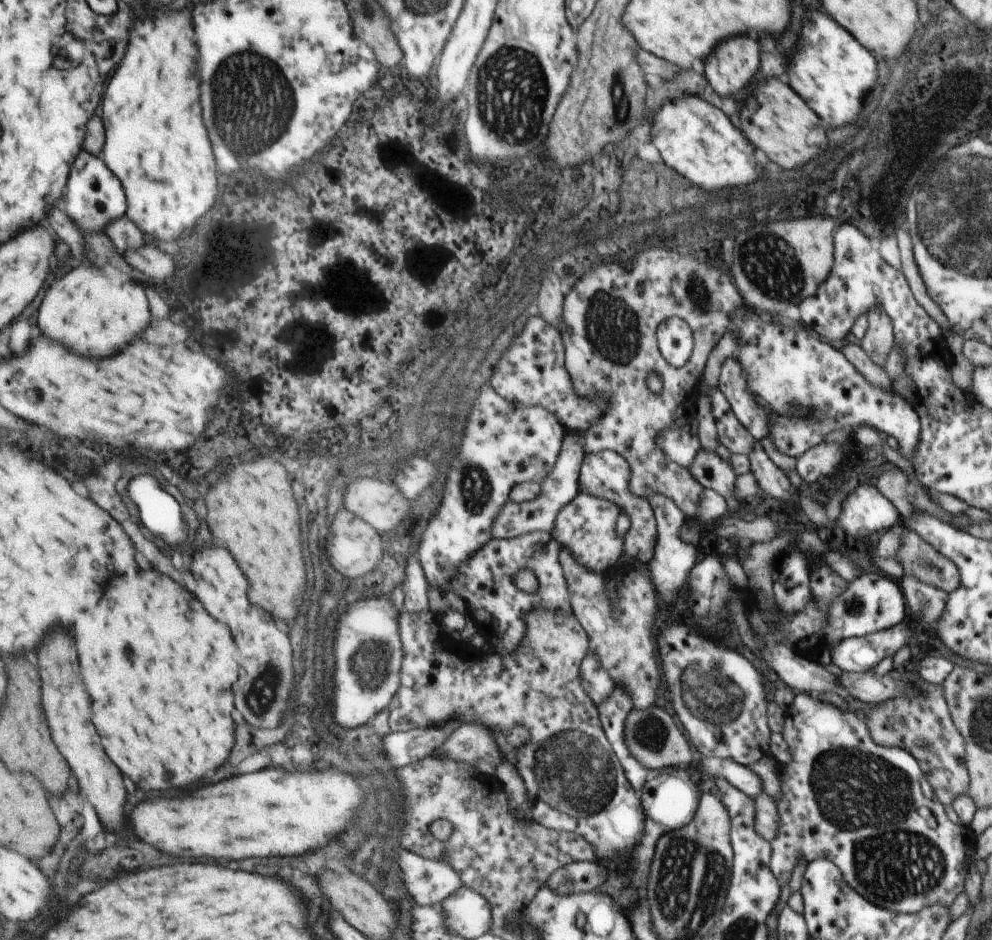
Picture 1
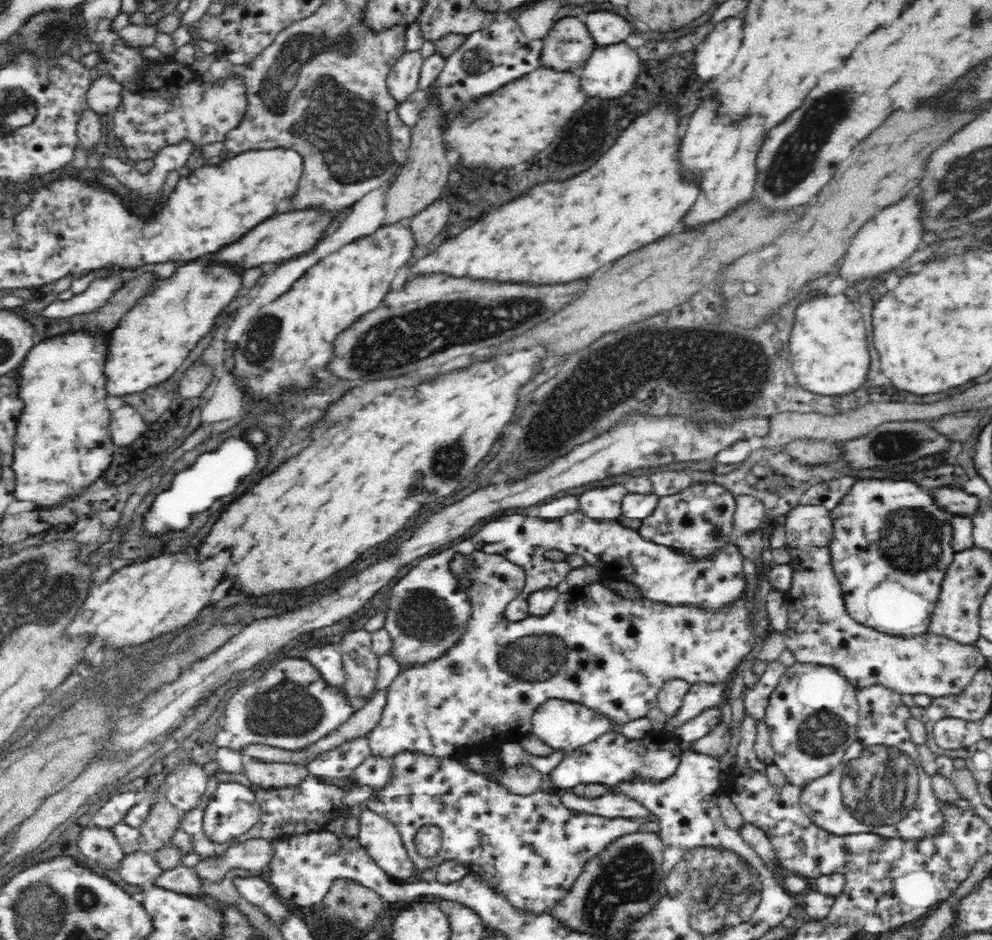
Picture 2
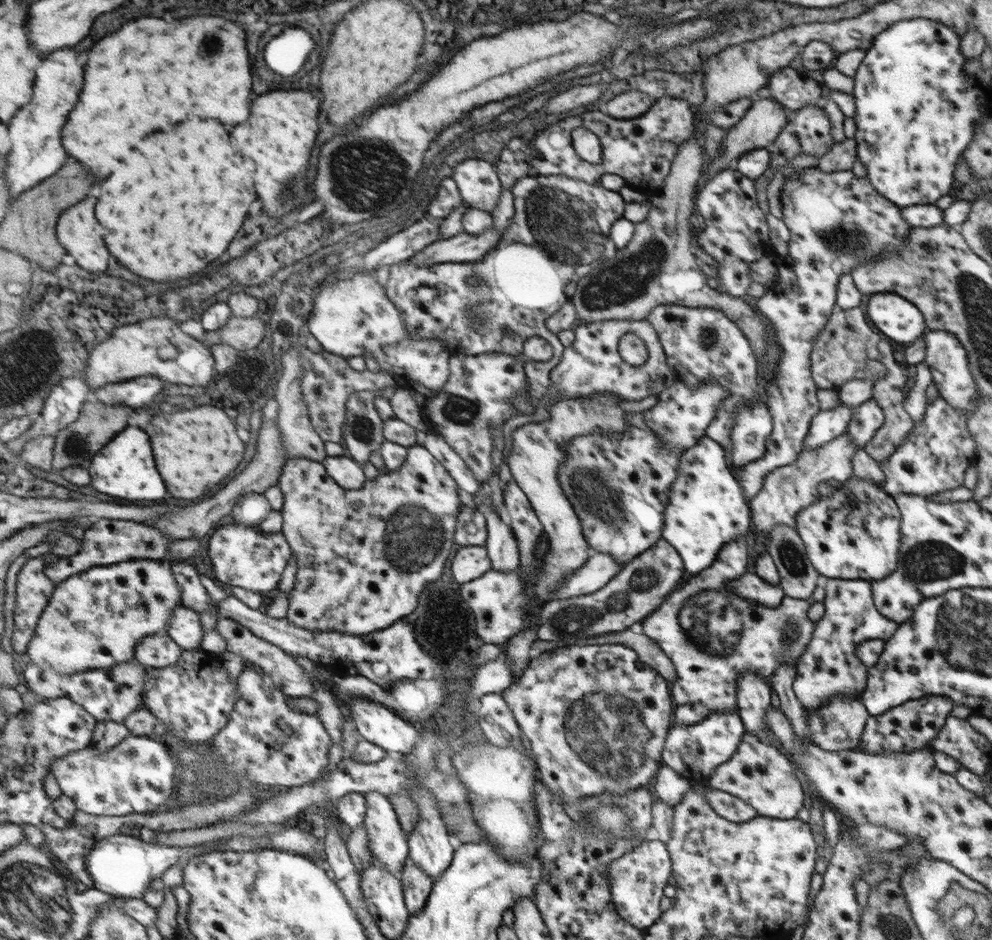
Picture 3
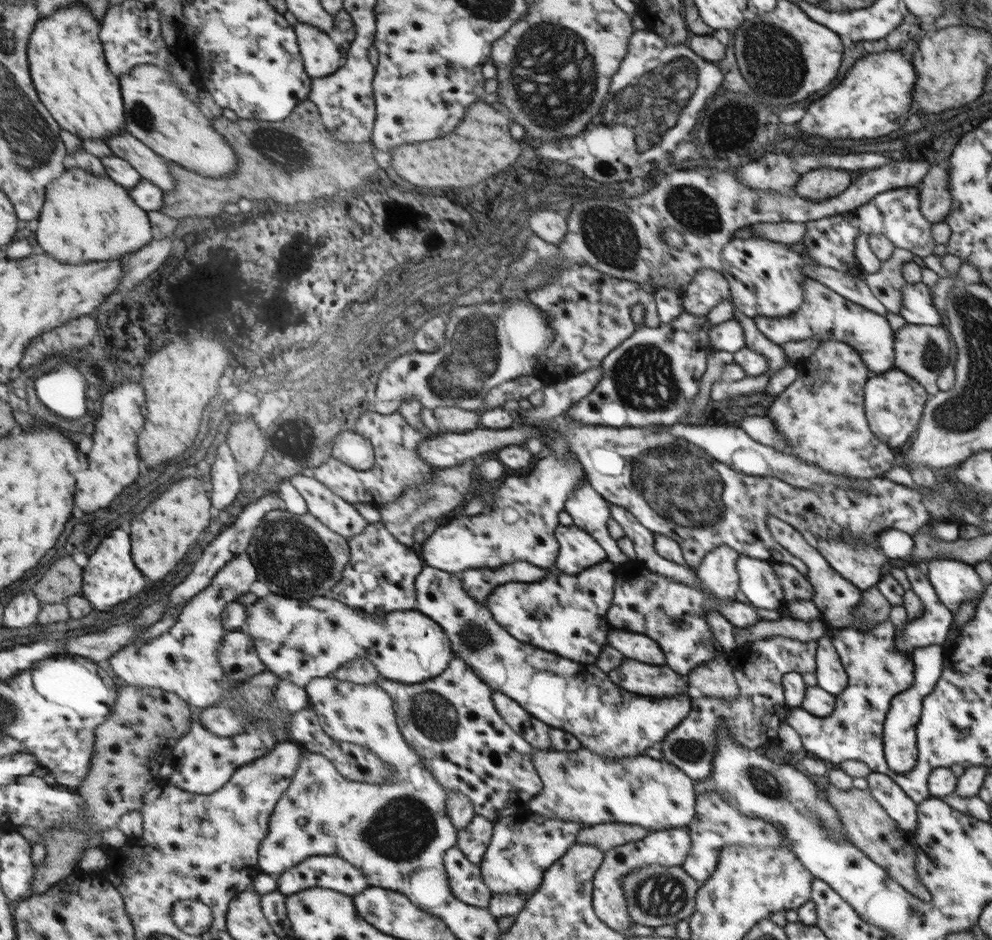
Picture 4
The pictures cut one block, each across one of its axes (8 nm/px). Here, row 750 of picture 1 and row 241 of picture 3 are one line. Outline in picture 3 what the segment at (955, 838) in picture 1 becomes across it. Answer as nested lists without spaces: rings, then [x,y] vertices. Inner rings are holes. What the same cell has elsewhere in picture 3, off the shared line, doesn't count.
[[[817,167],[807,168],[804,173],[798,173],[785,179],[784,191],[780,197],[783,202],[783,222],[791,232],[787,255],[782,261],[777,261],[776,282],[768,284],[764,295],[756,301],[757,311],[767,319],[774,329],[778,346],[780,346],[780,362],[768,380],[766,394],[773,417],[773,432],[768,438],[768,449],[765,456],[757,461],[749,462],[743,467],[731,467],[734,478],[741,486],[743,497],[748,502],[762,490],[764,479],[777,468],[792,464],[804,450],[805,438],[809,434],[812,420],[820,412],[816,391],[818,386],[811,375],[811,352],[815,347],[815,338],[826,326],[837,302],[837,284],[843,274],[851,274],[859,264],[883,256],[888,250],[903,248],[907,242],[910,228],[898,205],[890,202],[882,195],[871,180],[859,177],[851,170],[822,172]]]

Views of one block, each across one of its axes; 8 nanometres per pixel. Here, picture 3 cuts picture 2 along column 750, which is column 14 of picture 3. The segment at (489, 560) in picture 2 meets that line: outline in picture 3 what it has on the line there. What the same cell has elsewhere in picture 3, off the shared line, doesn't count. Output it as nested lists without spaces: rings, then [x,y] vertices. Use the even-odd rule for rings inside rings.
[[[42,555],[30,559],[19,572],[15,630],[11,642],[14,650],[21,655],[28,654],[29,646],[37,637],[42,615],[59,587],[46,575],[46,568],[46,558]]]

